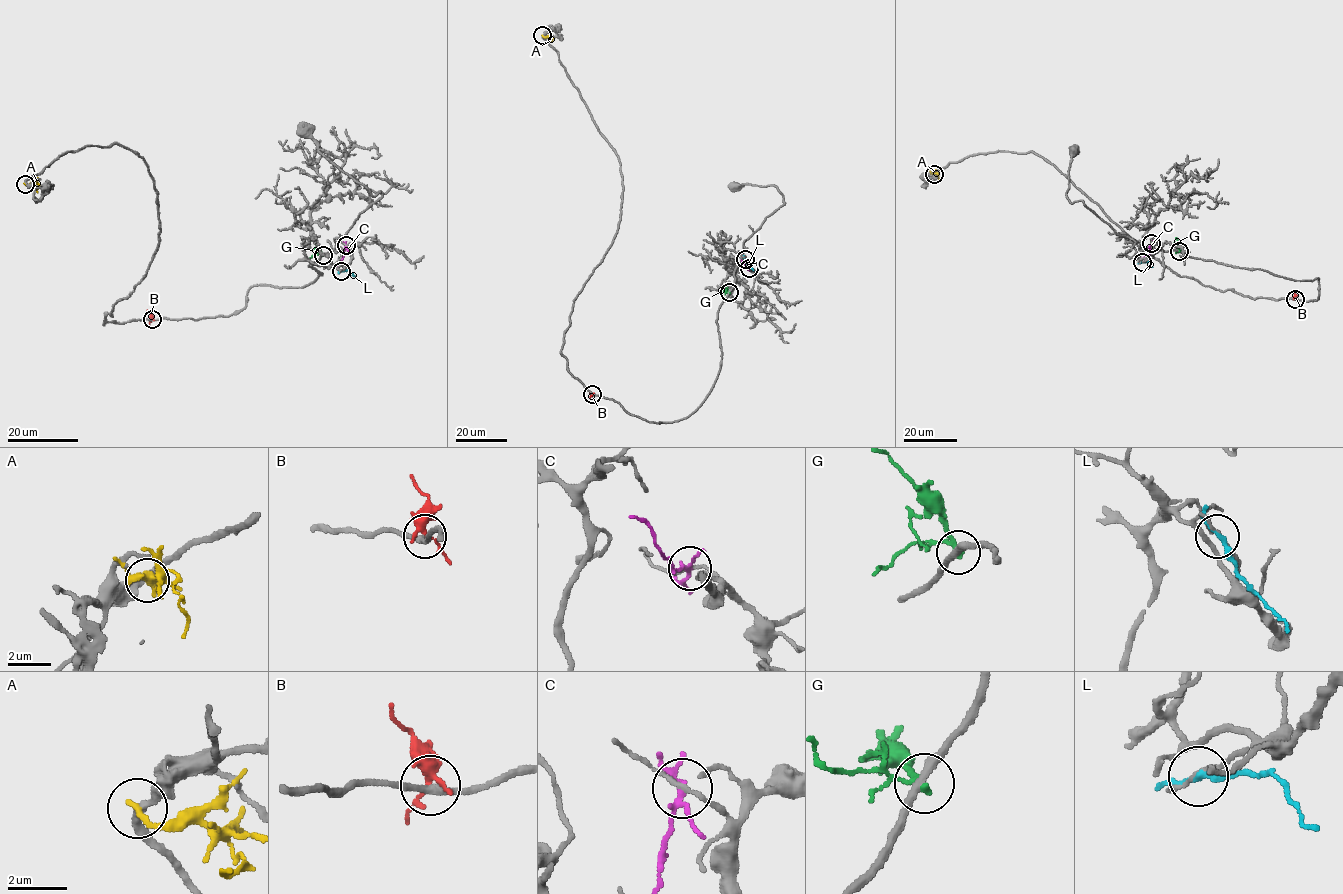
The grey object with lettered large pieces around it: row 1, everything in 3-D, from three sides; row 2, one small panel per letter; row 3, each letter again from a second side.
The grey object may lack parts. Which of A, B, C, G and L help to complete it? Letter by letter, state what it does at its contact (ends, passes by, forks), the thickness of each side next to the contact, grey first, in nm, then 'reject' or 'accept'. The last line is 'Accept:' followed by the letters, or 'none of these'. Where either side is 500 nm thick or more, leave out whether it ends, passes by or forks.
A: it ends; calibres 240 and 200 nm; reject
B: it forks; calibres 240 and 260 nm; reject
C: it forks; calibres 130 and 150 nm; reject
G: it passes by; calibres 280 and 190 nm; reject
L: it passes by; calibres 100 and 200 nm; reject
Accept: none of these

